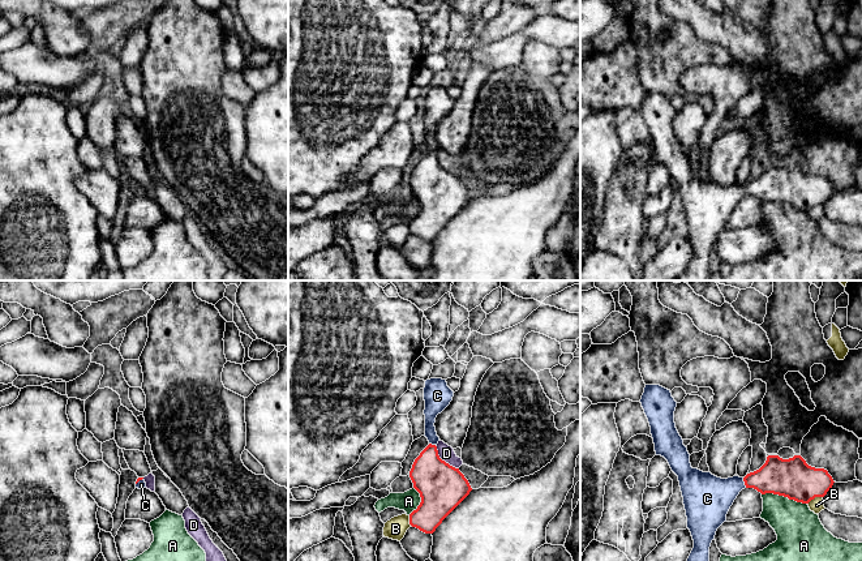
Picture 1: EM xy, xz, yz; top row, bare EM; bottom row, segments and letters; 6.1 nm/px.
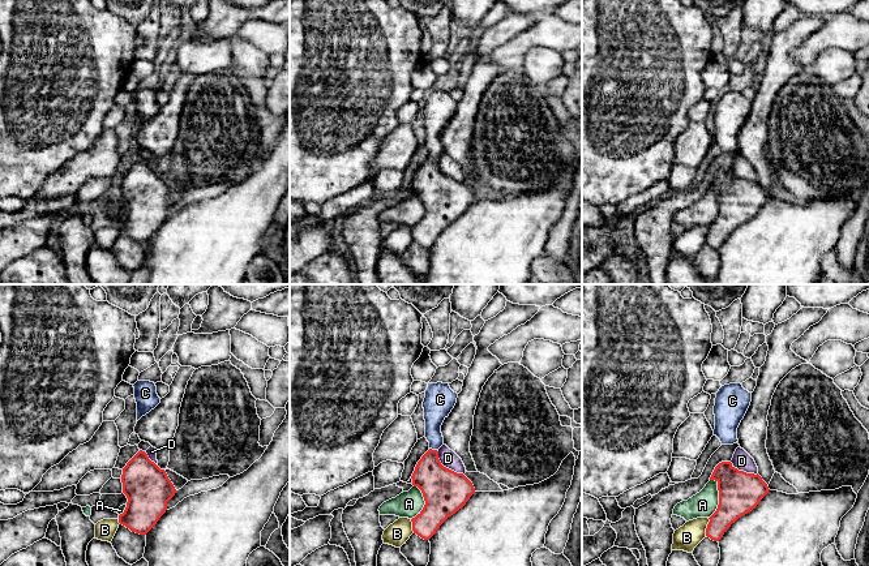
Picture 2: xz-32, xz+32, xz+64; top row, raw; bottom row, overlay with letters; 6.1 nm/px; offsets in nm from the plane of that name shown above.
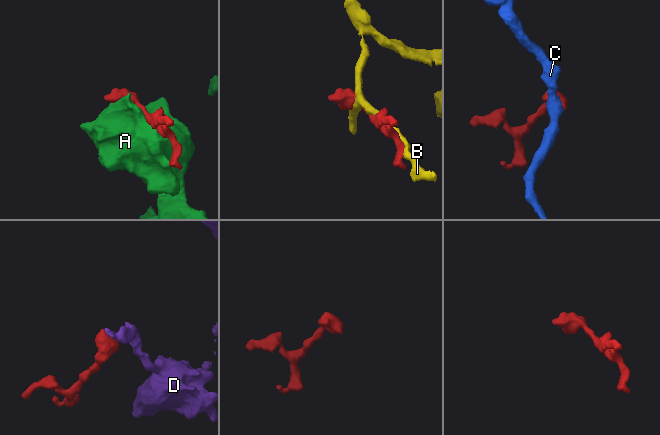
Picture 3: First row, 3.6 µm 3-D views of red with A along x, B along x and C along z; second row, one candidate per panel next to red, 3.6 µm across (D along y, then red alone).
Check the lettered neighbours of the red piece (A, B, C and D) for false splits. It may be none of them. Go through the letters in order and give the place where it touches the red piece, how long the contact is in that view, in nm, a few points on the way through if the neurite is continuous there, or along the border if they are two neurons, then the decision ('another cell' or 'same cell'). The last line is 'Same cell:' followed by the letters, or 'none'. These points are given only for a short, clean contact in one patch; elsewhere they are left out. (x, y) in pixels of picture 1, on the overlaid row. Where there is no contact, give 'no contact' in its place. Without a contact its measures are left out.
A: contact yz (784, 496); length 280 nm; another cell
B: contact yz (814, 497); length 110 nm; another cell
C: contact yz (745, 483); length 70 nm; way yz (780, 476), (745, 483), (707, 497); same cell
D: contact xz (444, 461); length 220 nm; border xz (434, 445), (438, 455), (458, 469); another cell
Same cell: C

